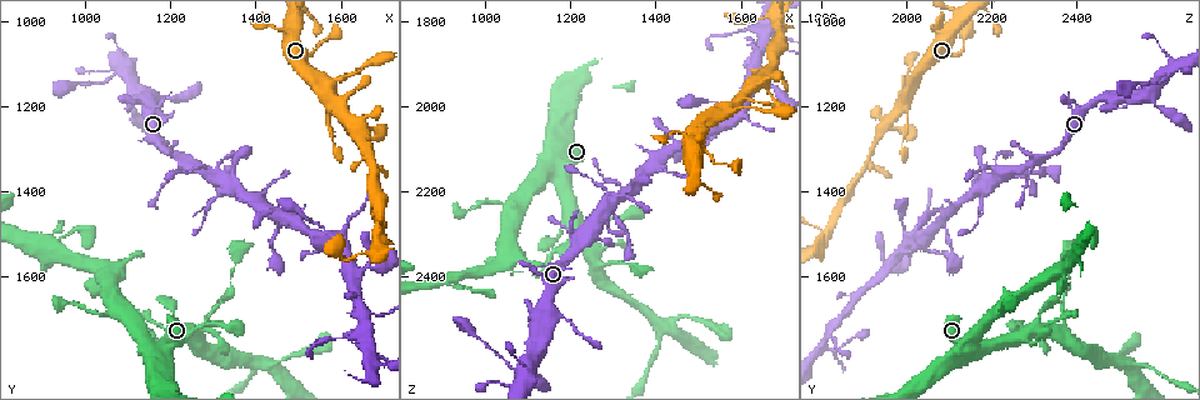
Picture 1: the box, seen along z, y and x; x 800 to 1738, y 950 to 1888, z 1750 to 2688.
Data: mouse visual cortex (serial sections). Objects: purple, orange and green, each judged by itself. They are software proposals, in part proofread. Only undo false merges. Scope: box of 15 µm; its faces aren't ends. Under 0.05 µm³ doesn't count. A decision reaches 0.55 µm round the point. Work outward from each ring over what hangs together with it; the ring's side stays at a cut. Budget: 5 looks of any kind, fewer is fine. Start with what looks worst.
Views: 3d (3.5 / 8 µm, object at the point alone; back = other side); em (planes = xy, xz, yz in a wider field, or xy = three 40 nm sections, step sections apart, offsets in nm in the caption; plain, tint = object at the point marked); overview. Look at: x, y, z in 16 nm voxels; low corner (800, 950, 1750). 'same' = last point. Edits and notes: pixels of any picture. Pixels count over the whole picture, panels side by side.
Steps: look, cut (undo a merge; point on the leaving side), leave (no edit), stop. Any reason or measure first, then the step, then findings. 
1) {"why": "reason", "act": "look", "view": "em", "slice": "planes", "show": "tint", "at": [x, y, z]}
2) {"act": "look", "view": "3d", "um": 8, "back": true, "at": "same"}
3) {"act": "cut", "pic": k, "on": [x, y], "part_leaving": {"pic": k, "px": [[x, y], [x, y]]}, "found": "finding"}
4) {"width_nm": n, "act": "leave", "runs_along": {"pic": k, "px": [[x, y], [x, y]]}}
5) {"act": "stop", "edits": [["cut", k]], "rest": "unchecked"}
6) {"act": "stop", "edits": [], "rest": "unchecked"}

{"why": "looks like a crossing", "act": "look", "view": "3d", "um": 3.5, "at": [1635, 1245, 1945]}

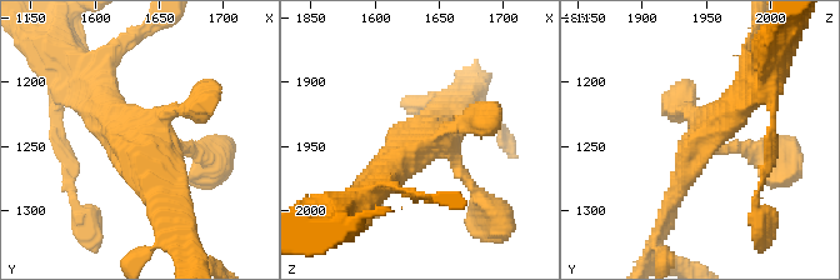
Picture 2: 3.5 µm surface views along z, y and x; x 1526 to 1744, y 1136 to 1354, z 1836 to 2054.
{"act": "leave", "runs_along": {"pic": 2, "px": [[749, 90], [691, 148], [666, 213]]}, "found": "one cell here"}

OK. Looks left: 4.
{"why": "looks like a crossing", "act": "look", "view": "3d", "um": 3.5, "at": [1190, 1775, 2150]}

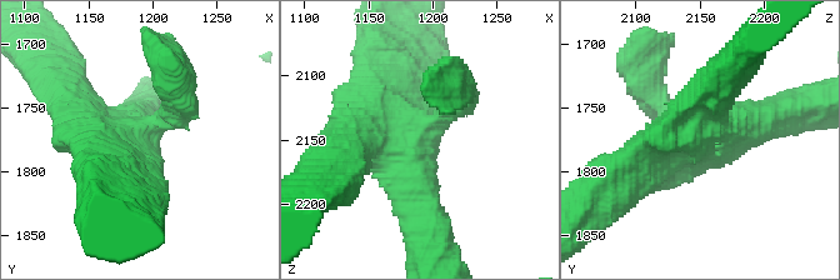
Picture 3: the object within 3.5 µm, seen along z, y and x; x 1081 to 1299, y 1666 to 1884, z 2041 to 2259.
{"act": "look", "view": "em", "slice": "xy", "step": 1, "show": "tint", "at": [1190, 1770, 2146]}

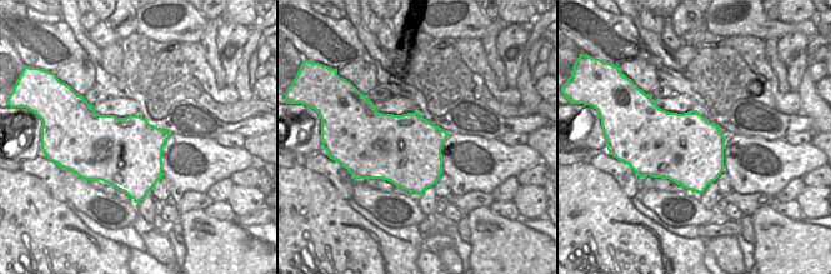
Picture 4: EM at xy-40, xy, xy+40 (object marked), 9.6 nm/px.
{"act": "leave", "runs_along": {"pic": 3, "px": [[644, 80], [701, 145], [761, 119]]}, "found": "continuous, no second cell"}

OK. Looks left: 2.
{"act": "stop", "edits": [], "rest": "unchecked"}

